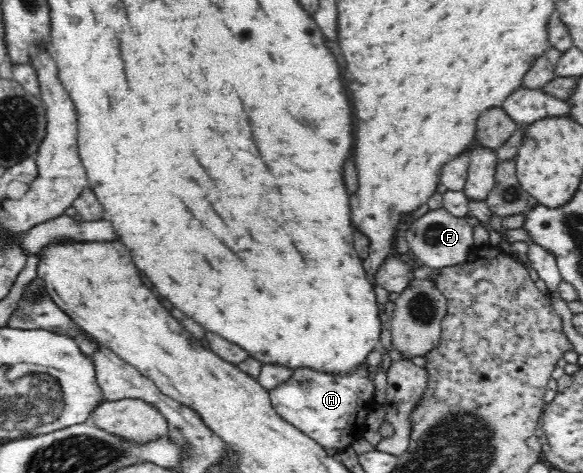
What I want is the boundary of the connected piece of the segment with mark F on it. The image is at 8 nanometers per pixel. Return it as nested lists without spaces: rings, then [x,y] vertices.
[[[445,208],[429,210],[418,219],[413,219],[405,231],[405,239],[421,264],[432,269],[451,267],[463,263],[474,248],[473,232],[464,217],[453,216]]]

